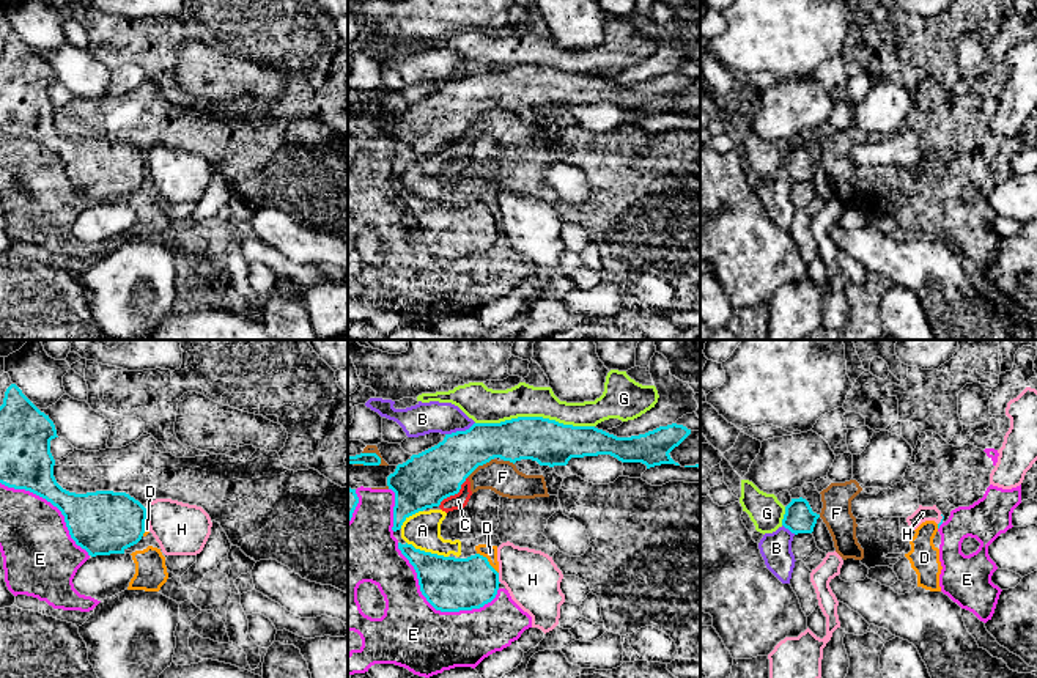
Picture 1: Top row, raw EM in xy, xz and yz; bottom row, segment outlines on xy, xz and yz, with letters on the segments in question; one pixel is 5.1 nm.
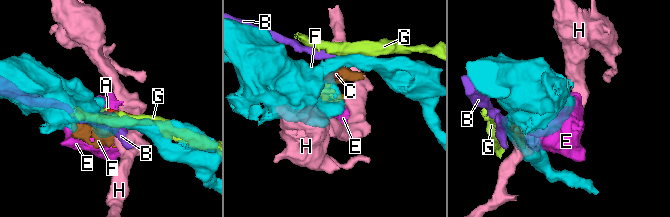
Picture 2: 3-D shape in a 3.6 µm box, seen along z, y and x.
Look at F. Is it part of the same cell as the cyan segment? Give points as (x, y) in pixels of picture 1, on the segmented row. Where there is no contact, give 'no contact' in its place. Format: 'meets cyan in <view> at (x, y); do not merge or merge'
meets cyan in xz at (479, 464); do not merge

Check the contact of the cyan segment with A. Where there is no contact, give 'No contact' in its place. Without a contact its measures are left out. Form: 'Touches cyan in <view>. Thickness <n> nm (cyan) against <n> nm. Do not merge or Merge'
Touches cyan in xz. Thickness 280 nm (cyan) against 180 nm. Do not merge

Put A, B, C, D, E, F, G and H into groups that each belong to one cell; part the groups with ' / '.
A C D E F / B / G / H

